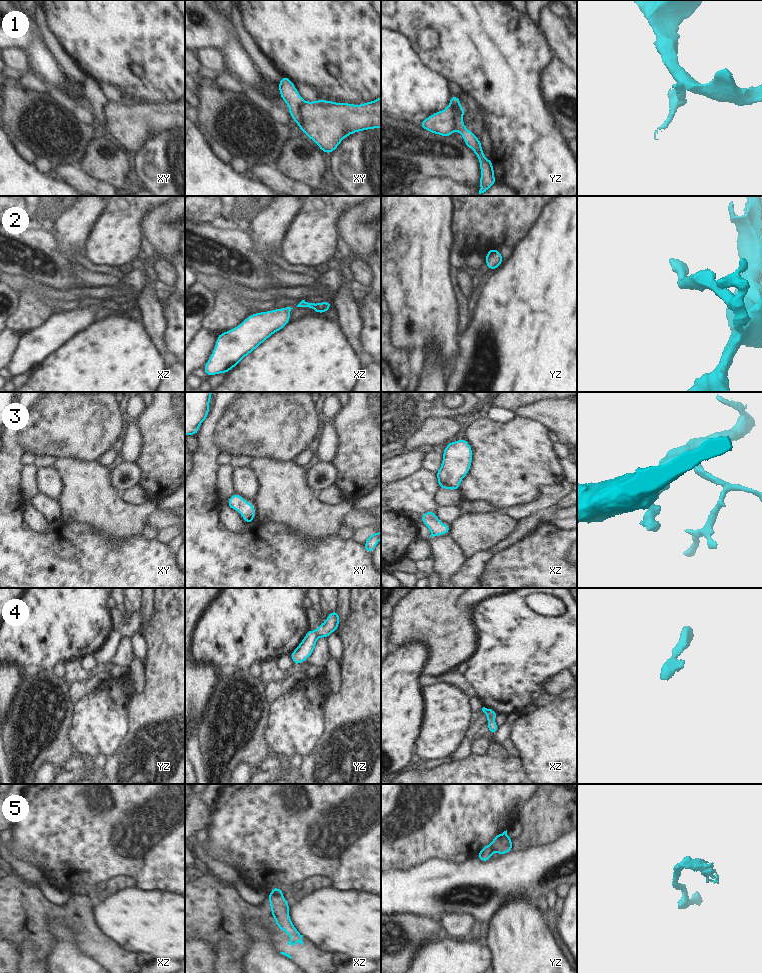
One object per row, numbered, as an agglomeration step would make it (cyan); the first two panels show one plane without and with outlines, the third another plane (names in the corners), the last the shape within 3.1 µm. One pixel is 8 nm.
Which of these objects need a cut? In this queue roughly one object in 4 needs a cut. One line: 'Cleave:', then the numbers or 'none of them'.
Cleave: 1, 5

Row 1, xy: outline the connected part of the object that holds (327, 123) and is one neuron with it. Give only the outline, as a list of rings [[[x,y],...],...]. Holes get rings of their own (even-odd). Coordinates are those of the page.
[[[381,96],[360,105],[320,99],[304,101],[300,106],[300,130],[315,142],[323,153],[331,154],[350,134],[381,128]]]

